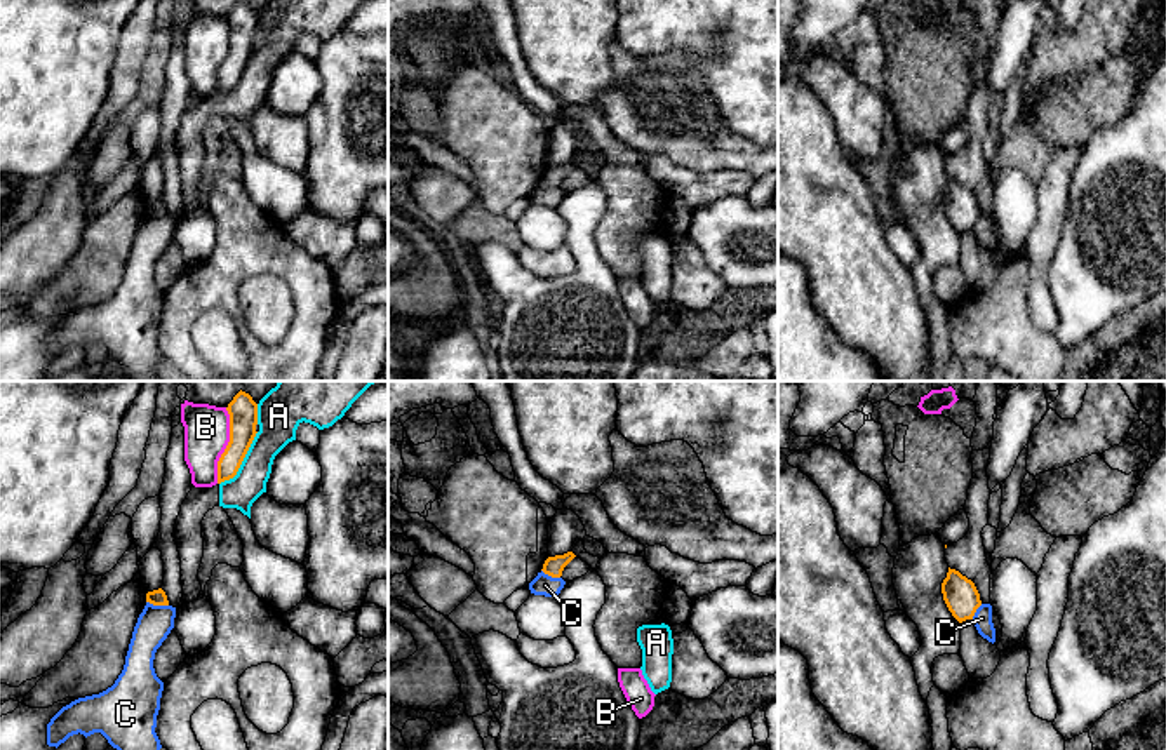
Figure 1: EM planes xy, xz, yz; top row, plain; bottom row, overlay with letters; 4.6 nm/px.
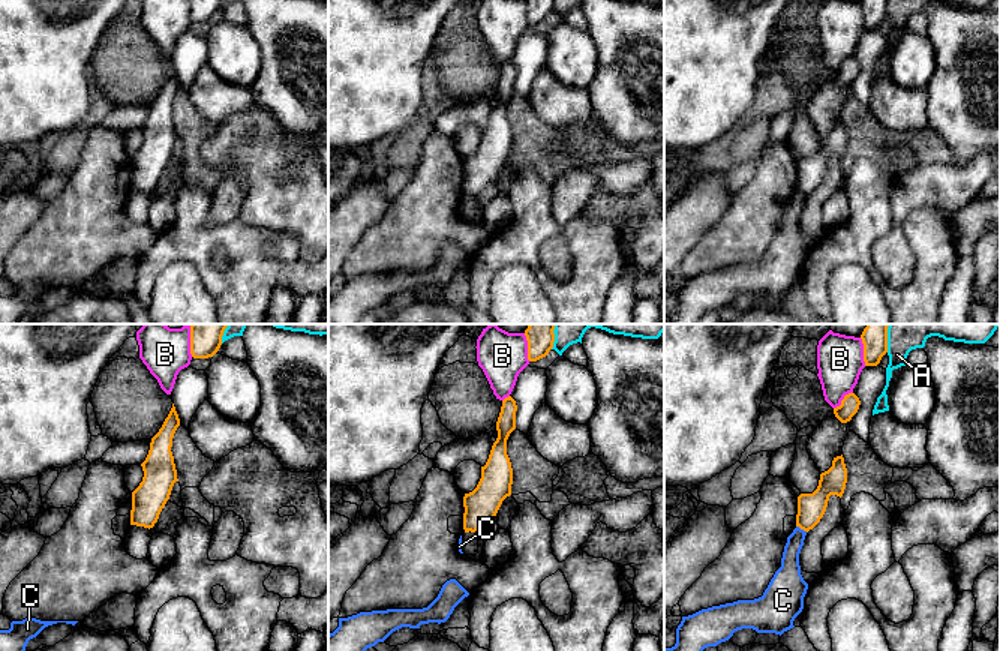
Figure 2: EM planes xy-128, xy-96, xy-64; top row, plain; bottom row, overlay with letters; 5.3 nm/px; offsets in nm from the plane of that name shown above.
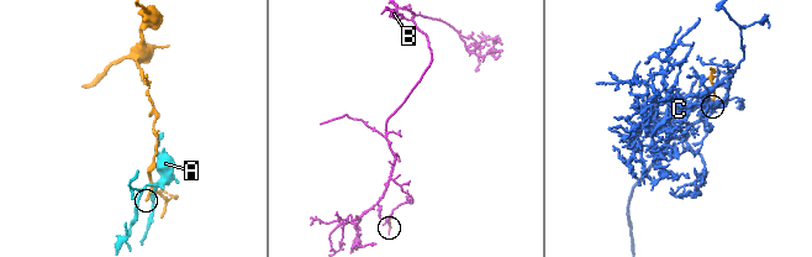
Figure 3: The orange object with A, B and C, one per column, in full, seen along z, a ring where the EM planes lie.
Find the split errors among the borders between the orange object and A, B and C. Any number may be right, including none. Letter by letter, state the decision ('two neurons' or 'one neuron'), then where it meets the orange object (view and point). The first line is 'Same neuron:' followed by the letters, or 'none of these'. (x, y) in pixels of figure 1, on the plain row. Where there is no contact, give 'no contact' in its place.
Same neuron: none of these
A: two neurons; contact xy (242, 70)
B: two neurons; contact xy (227, 56)
C: two neurons; contact xy (157, 214)

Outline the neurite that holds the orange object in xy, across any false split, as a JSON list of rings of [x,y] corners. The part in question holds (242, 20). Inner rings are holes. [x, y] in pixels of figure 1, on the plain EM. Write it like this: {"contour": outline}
{"contour": [[[240,0],[226,21],[230,24],[230,52],[218,71],[218,94],[237,85],[258,44],[258,14],[249,3]]]}

